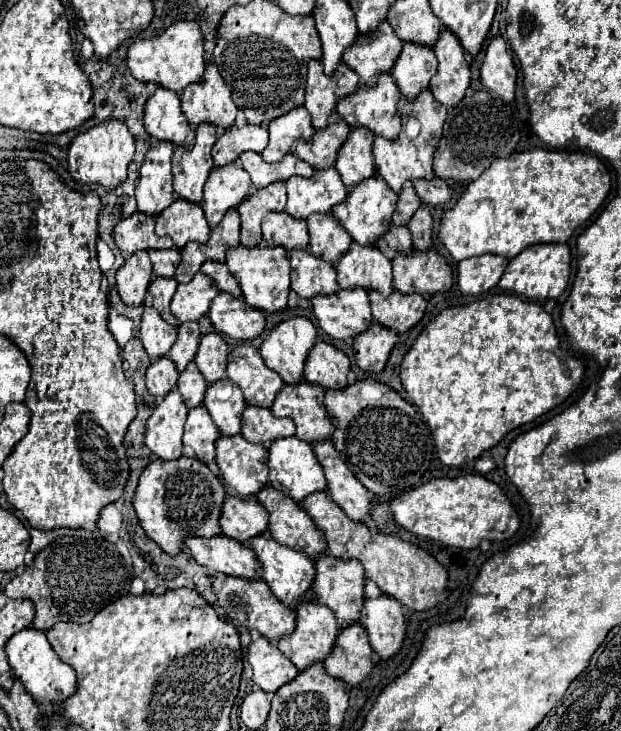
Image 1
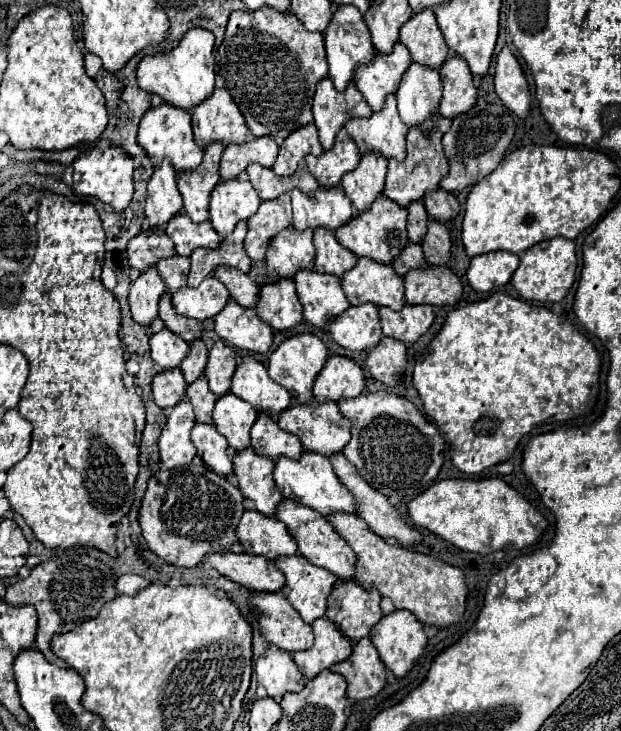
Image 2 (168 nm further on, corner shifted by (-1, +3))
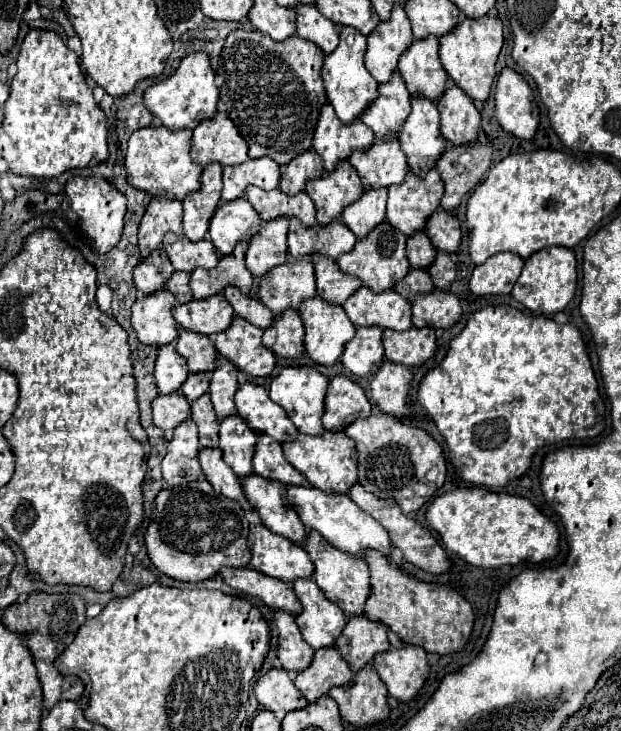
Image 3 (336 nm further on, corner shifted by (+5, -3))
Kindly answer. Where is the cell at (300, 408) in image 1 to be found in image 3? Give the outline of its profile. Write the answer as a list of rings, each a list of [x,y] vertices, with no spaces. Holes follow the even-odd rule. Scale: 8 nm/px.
[[[324,432],[322,436],[298,434],[296,442],[284,442],[286,460],[306,476],[306,480],[328,494],[348,494],[350,486],[358,482],[358,458],[354,450],[354,442],[344,432]]]

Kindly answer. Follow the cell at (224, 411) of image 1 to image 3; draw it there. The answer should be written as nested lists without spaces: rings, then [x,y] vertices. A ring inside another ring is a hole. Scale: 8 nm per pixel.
[[[230,416],[220,422],[220,450],[224,452],[224,462],[244,478],[254,474],[252,456],[254,456],[256,434],[246,426],[240,416]]]

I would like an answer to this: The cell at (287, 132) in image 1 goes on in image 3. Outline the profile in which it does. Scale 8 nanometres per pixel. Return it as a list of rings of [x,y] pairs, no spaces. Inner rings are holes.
[[[308,150],[300,156],[296,156],[286,168],[282,168],[282,178],[280,178],[280,190],[284,194],[300,194],[306,188],[306,182],[310,178],[320,178],[324,174],[322,158],[318,158],[316,152]]]

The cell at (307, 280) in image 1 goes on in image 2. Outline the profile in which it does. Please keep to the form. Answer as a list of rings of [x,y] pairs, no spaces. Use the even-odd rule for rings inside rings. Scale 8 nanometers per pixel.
[[[300,270],[294,276],[296,292],[304,308],[304,320],[324,328],[330,316],[344,312],[350,304],[342,292],[340,278],[316,270]]]

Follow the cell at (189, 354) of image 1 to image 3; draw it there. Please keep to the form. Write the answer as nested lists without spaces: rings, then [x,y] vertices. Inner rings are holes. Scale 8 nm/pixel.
[[[190,374],[180,390],[188,402],[194,402],[208,392],[208,386],[210,386],[210,374]]]

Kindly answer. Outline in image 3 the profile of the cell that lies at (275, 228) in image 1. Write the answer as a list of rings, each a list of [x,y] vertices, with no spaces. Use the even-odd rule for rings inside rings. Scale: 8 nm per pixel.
[[[310,256],[276,266],[260,282],[260,300],[274,312],[274,316],[284,314],[288,308],[298,310],[304,300],[314,296],[316,280]]]

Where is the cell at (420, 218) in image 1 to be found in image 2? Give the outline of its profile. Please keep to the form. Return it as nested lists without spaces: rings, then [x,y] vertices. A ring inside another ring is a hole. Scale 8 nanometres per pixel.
[[[430,220],[428,232],[422,238],[422,250],[428,264],[446,264],[450,258],[450,236],[442,222]]]

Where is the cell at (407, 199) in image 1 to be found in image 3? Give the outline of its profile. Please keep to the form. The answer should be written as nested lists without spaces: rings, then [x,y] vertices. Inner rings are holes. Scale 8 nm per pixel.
[[[418,232],[412,238],[408,238],[406,254],[408,254],[412,268],[418,266],[418,268],[426,270],[426,266],[430,266],[430,262],[434,262],[434,246],[424,232]]]

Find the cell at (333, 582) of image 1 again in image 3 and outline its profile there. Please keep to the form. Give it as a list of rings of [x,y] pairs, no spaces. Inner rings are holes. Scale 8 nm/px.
[[[366,616],[350,618],[342,636],[336,640],[336,650],[350,664],[352,672],[362,670],[374,660],[374,654],[390,648],[386,628],[380,622],[370,622]]]

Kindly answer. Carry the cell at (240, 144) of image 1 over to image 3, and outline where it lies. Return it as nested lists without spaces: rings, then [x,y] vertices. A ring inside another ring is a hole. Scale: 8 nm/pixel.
[[[270,158],[248,160],[242,166],[224,166],[222,200],[230,202],[234,198],[242,198],[246,186],[276,190],[278,182],[280,182],[280,166]]]

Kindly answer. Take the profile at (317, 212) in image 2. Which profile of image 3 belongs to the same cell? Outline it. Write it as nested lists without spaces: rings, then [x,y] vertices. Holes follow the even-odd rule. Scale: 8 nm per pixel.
[[[290,218],[288,232],[288,252],[294,258],[308,254],[322,254],[332,260],[338,260],[340,254],[346,254],[354,248],[356,236],[340,220],[330,222],[328,226],[306,228],[296,218]]]

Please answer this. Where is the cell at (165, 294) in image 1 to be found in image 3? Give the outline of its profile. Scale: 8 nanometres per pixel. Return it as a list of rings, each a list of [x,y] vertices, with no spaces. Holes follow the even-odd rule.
[[[180,330],[176,350],[186,358],[190,372],[212,372],[216,362],[216,348],[208,336]]]

